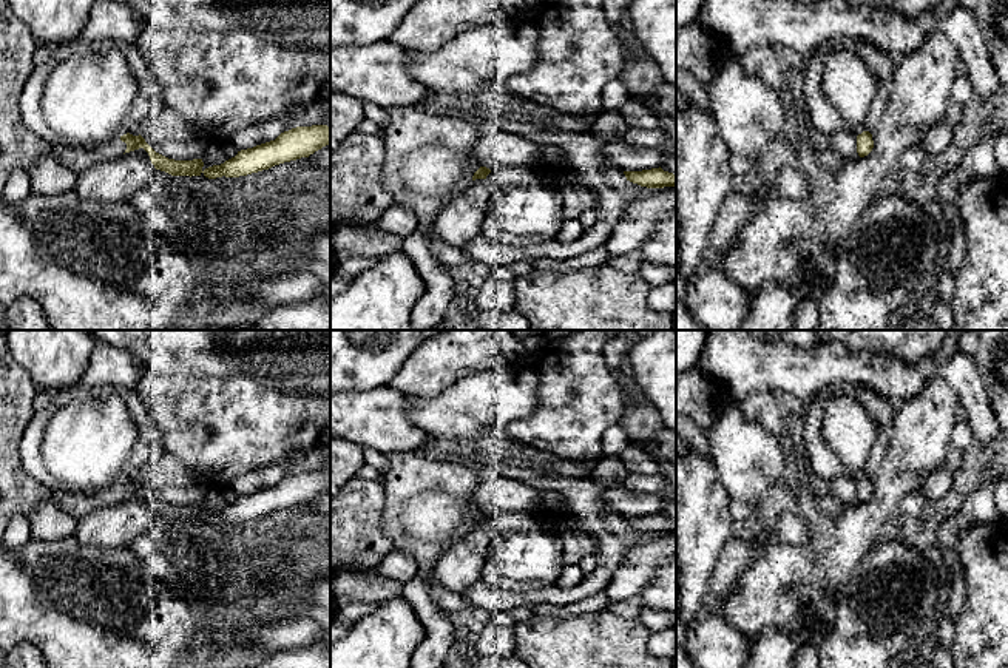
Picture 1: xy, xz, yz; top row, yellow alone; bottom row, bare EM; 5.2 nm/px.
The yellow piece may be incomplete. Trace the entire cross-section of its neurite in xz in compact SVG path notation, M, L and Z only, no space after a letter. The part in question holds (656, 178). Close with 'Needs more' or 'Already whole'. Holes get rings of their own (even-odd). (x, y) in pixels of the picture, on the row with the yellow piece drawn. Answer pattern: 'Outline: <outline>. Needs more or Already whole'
Outline: M659 168L642 171L624 171L627 180L647 188L676 187L676 174Z. Already whole

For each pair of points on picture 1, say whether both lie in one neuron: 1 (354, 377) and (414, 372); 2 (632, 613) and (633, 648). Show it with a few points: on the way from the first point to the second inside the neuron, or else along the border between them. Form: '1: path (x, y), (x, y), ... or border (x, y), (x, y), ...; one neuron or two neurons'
1: border (419, 346), (386, 384); two neurons
2: border (605, 608), (622, 617), (638, 619); two neurons

